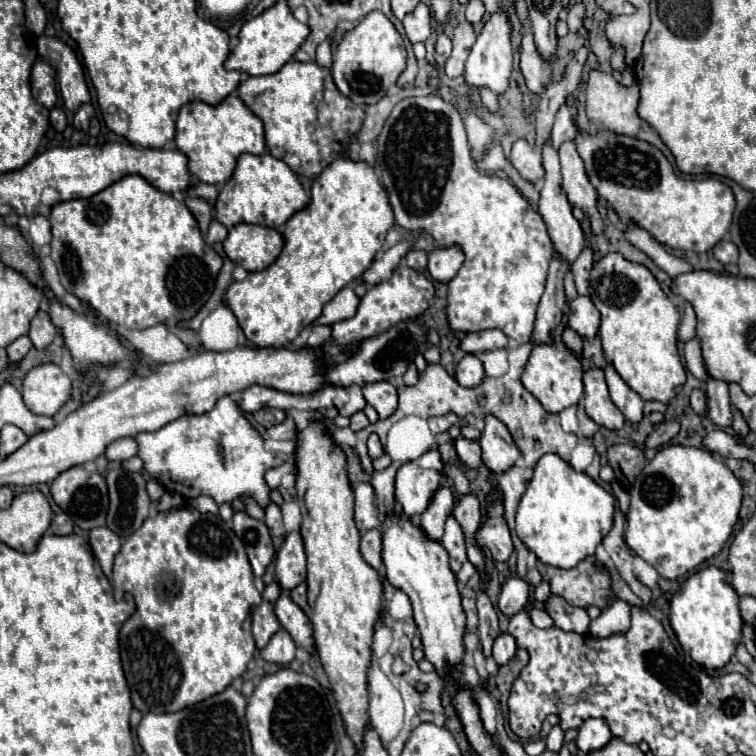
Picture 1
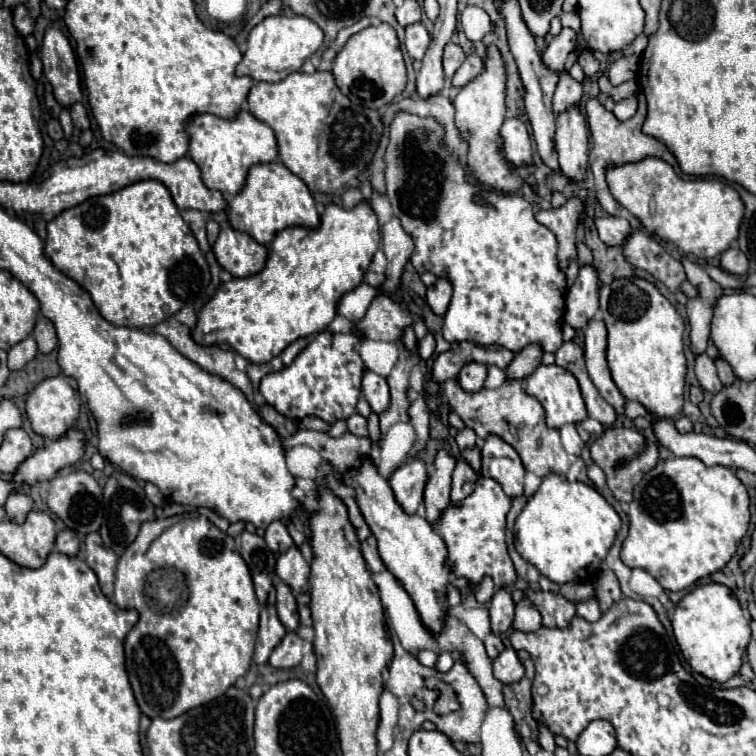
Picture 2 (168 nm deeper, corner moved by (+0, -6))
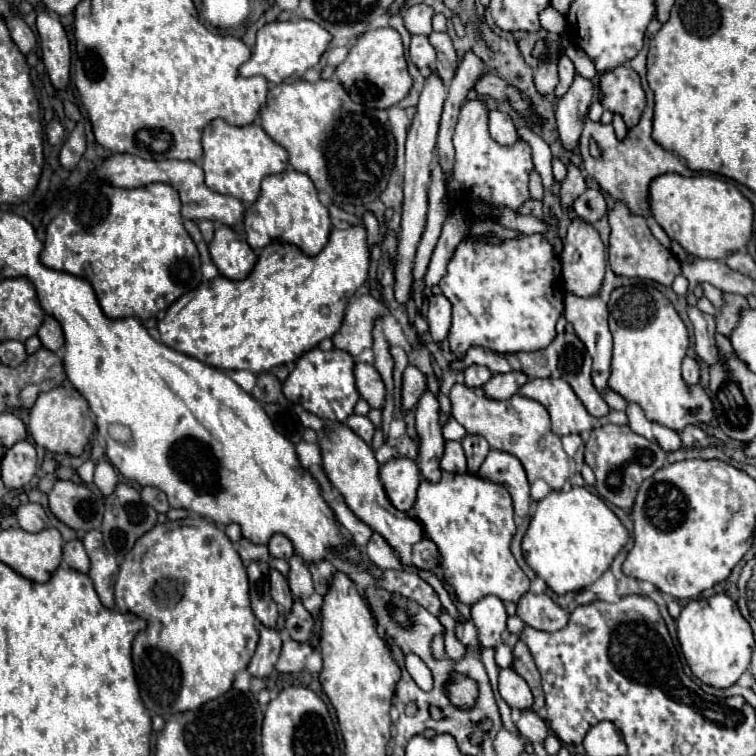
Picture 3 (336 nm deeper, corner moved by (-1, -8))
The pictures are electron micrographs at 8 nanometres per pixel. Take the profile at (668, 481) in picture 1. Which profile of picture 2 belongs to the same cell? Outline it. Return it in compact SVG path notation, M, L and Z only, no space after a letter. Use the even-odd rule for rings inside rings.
M673 457L673 459L667 459L667 461L659 461L655 465L653 471L645 473L643 479L637 483L635 491L633 491L633 501L629 505L629 535L627 539L623 541L623 547L621 547L621 559L627 567L641 567L645 571L649 571L659 583L663 589L667 591L681 591L681 589L687 589L691 587L693 583L697 583L699 579L719 571L721 567L725 567L729 563L729 559L733 557L733 553L737 551L737 543L745 537L747 533L747 523L749 523L749 495L747 495L747 489L745 485L737 479L737 475L727 469L727 467L721 467L721 465L715 465L715 467L707 467L703 461L695 459L695 457Z

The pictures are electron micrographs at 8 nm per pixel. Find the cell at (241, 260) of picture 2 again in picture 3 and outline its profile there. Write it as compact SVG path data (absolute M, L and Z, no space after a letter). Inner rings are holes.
M218 227L210 241L210 255L226 279L246 279L254 269L256 255L232 227Z

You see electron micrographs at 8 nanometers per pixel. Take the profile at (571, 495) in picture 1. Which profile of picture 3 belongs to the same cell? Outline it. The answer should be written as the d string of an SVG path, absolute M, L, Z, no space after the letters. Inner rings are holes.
M572 487L568 493L552 491L538 501L522 541L522 551L530 569L536 571L556 595L564 595L582 591L600 579L626 543L628 531L608 505L584 487Z

